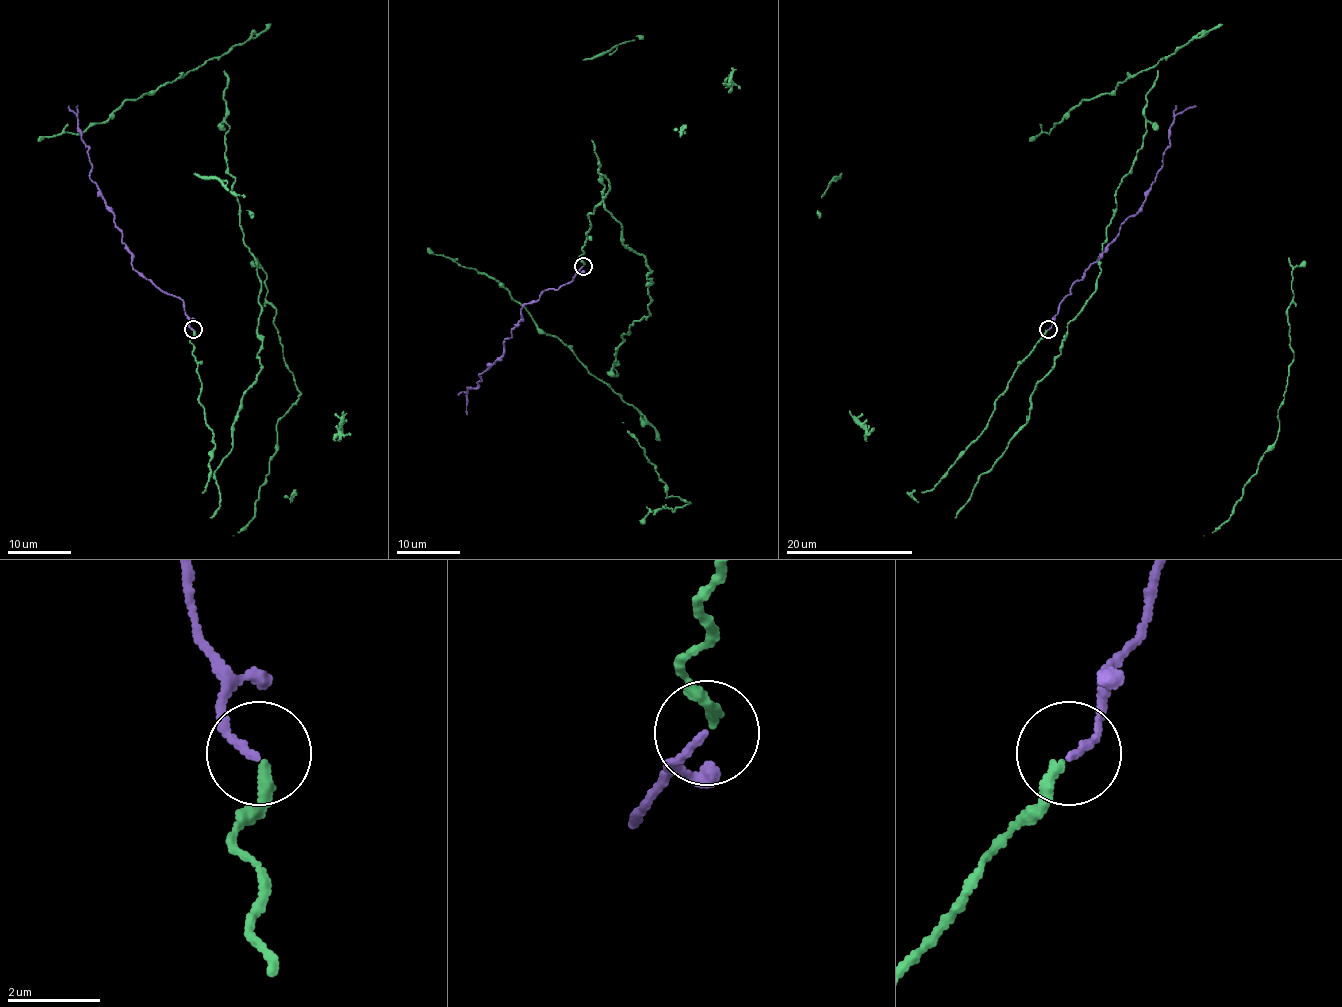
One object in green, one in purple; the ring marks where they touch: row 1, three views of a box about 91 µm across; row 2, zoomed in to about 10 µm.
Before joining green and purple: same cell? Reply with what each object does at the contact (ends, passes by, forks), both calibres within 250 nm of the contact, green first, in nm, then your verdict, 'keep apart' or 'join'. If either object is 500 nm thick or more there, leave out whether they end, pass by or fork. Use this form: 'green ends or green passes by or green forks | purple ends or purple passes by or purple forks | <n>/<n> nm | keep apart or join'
green ends | purple ends | 240/150 nm | join

